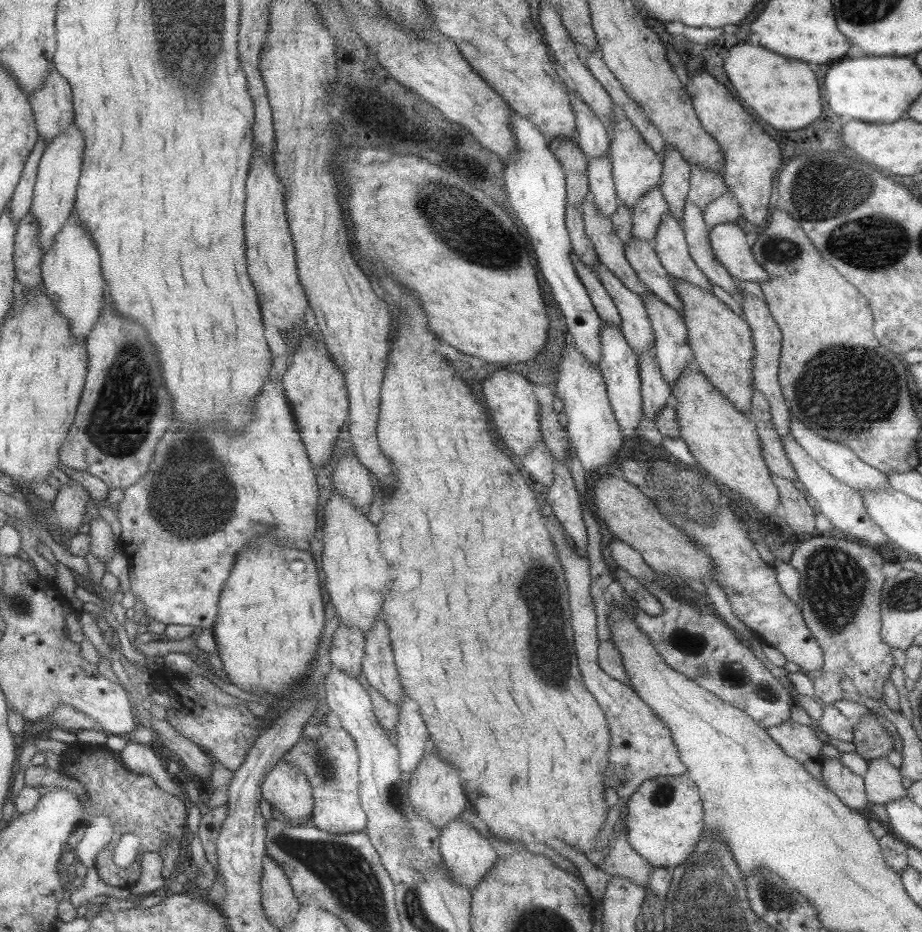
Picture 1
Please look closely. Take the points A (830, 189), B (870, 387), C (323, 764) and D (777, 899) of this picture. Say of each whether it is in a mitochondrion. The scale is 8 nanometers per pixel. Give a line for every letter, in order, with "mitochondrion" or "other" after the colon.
A: mitochondrion
B: mitochondrion
C: mitochondrion
D: mitochondrion

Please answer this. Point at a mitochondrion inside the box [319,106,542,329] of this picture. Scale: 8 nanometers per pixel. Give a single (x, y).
(471, 236)

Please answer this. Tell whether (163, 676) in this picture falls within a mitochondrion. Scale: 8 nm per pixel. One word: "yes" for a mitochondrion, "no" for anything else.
no

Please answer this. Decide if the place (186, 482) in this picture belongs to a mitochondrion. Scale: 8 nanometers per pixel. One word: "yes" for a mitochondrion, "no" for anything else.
yes

